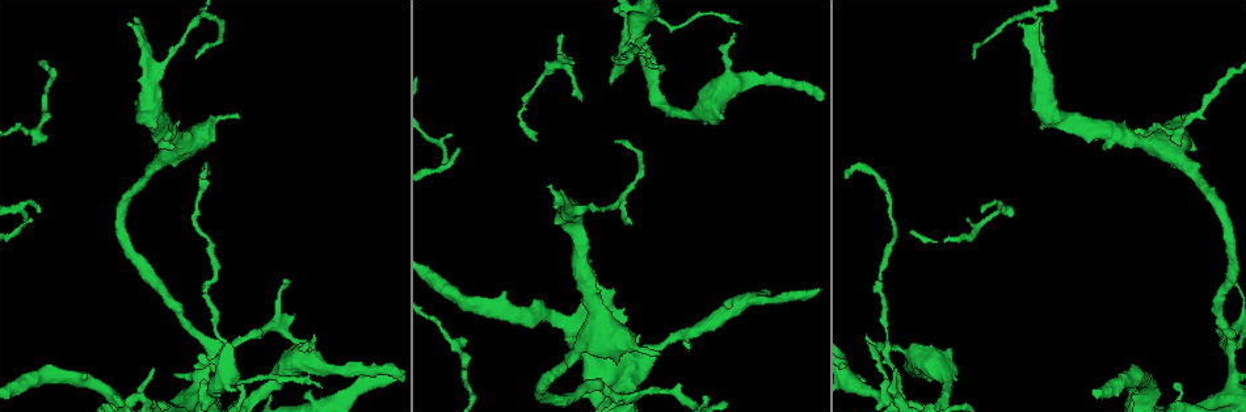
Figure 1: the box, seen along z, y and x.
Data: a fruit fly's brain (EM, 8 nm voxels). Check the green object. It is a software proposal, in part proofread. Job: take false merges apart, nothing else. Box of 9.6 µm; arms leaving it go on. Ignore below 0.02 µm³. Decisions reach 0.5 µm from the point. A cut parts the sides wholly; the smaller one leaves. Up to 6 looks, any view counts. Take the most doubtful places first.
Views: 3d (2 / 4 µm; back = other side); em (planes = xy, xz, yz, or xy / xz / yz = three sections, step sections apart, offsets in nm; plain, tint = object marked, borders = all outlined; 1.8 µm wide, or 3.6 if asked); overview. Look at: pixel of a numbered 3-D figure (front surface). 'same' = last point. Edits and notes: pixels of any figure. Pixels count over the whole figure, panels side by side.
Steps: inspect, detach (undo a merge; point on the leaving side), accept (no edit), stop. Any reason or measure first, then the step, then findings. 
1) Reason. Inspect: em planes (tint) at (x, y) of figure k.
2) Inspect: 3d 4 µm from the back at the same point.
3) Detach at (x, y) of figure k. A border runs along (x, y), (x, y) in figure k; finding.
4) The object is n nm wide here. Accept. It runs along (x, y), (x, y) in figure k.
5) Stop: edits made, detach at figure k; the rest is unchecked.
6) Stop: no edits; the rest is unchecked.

Calibre changes. Inspect: 3d 2 µm from the back at (891, 360) of figure 1.

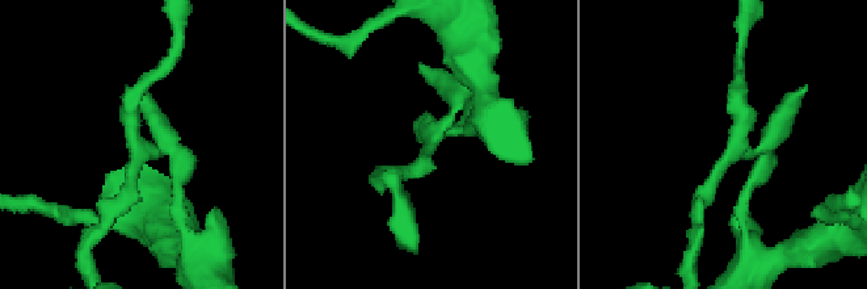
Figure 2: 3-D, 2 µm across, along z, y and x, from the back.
Inspect: em planes (tint) at (141, 153) of figure 2.

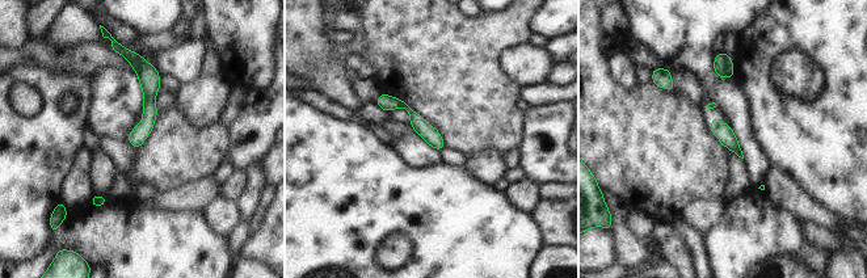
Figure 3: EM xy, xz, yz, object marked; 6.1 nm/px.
Detach at (419, 123) of figure 3. The part that leaves runs along (131, 58), (148, 76), (137, 143) in figure 3; two neurons meet here.

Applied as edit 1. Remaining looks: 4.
Inspect: em yz step 16 (tint) at (1177, 133) of figure 1.

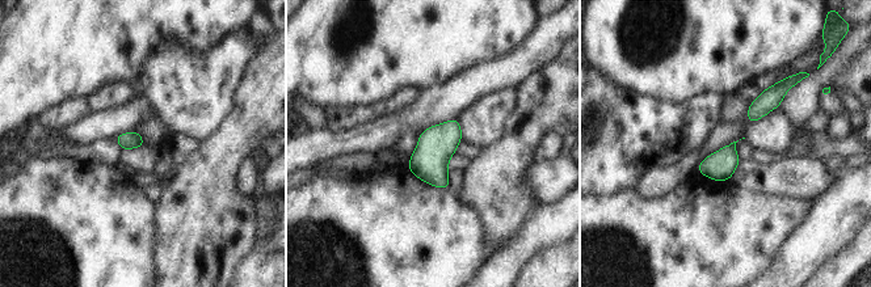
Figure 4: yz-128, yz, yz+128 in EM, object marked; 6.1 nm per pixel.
Inspect: em planes (tint) at the same point.

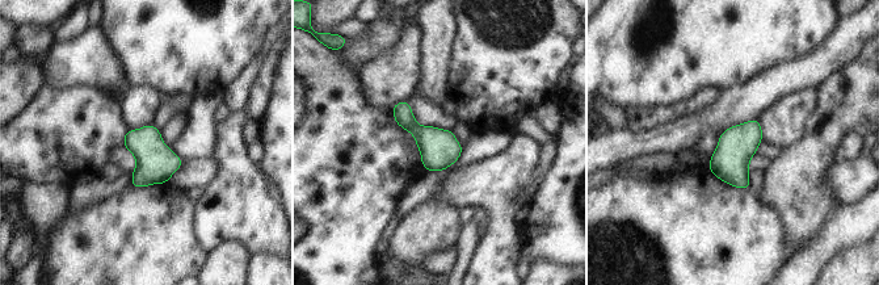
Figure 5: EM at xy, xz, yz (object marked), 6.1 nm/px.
The object is 240 nm wide here. Accept. All the same neuron.

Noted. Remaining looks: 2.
Abrupt turn. Inspect: 3d 4 µm at (1231, 355) of figure 1.

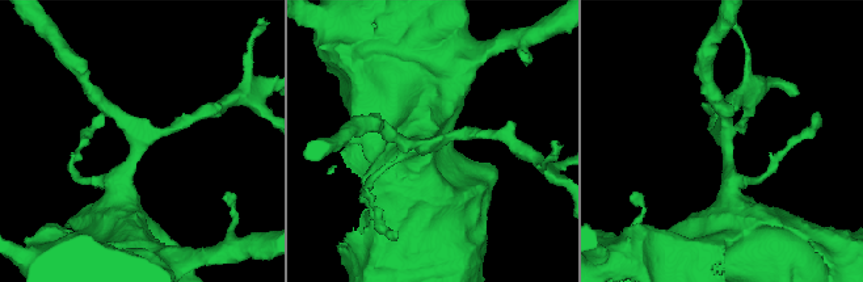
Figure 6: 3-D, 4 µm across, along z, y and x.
3 arms meet here; need the tissue. Inspect: em planes (borders) at (430, 146) of figure 6.

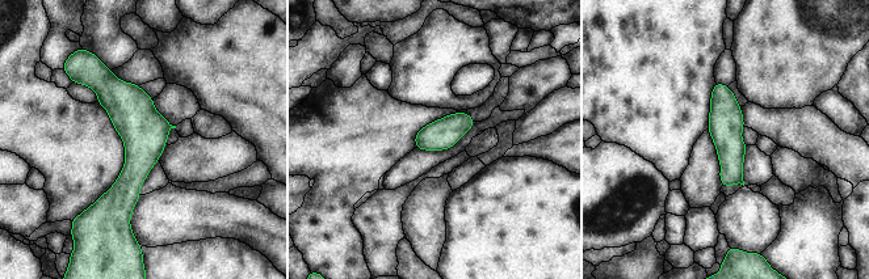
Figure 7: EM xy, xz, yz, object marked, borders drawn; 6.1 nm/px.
Accept. Continuous, no second neuron.

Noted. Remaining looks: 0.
Stop: edits made, detach at figure 3; the rest is unchecked.

